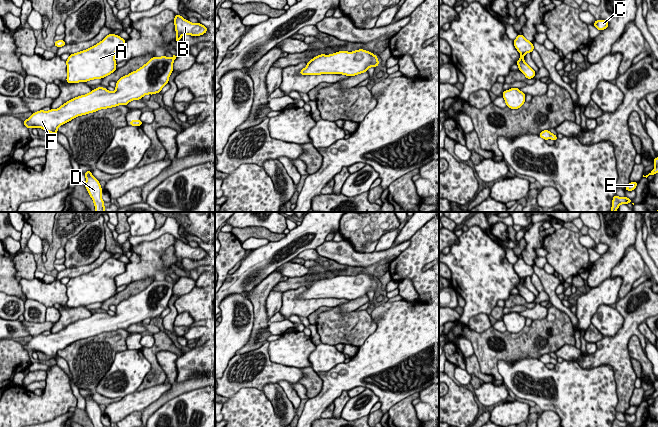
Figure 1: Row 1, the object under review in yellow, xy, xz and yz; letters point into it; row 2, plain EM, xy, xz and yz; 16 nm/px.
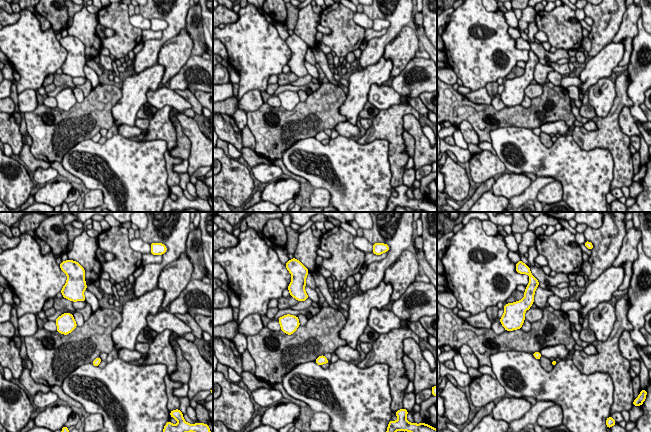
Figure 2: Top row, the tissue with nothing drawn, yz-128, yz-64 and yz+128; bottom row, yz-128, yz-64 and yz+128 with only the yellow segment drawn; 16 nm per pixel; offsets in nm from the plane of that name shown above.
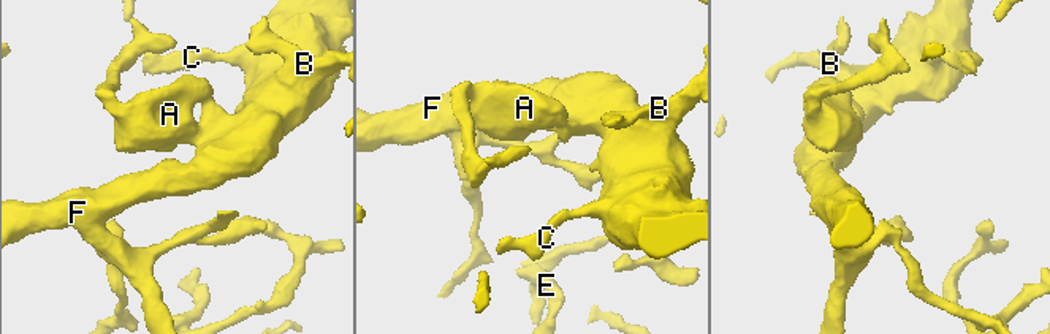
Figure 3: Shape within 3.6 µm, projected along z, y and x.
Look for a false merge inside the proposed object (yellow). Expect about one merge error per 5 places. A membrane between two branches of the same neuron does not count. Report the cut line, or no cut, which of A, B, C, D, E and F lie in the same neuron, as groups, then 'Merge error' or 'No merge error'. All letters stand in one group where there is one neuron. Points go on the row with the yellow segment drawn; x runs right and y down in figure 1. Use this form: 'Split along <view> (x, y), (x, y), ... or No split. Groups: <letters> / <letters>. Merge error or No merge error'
No split. Groups: A B C D E F. No merge error

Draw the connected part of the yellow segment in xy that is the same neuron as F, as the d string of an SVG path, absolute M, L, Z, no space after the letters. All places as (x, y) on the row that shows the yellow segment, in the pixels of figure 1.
M173 55L172 58L168 58L166 56L154 56L138 70L121 77L116 82L116 88L114 92L110 92L103 87L98 87L88 94L78 96L67 101L58 109L51 109L49 111L40 110L38 112L32 113L32 115L27 120L23 120L24 126L26 126L28 129L30 127L39 127L56 136L58 127L69 122L75 117L96 112L100 109L116 107L118 105L126 106L130 101L139 100L147 94L153 95L159 93L169 81L169 76L173 71L173 62L176 57L177 56L175 55Z

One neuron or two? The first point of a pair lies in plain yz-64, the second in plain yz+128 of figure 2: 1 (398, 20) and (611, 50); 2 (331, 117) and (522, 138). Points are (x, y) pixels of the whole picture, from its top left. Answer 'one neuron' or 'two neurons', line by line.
1: two neurons
2: two neurons

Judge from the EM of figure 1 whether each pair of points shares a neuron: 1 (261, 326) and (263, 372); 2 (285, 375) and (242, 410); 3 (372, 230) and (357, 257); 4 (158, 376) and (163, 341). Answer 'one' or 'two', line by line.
1: two
2: two
3: two
4: one

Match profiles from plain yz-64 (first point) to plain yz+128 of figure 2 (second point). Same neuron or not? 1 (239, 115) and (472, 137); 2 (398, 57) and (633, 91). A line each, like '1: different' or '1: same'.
1: same
2: different

